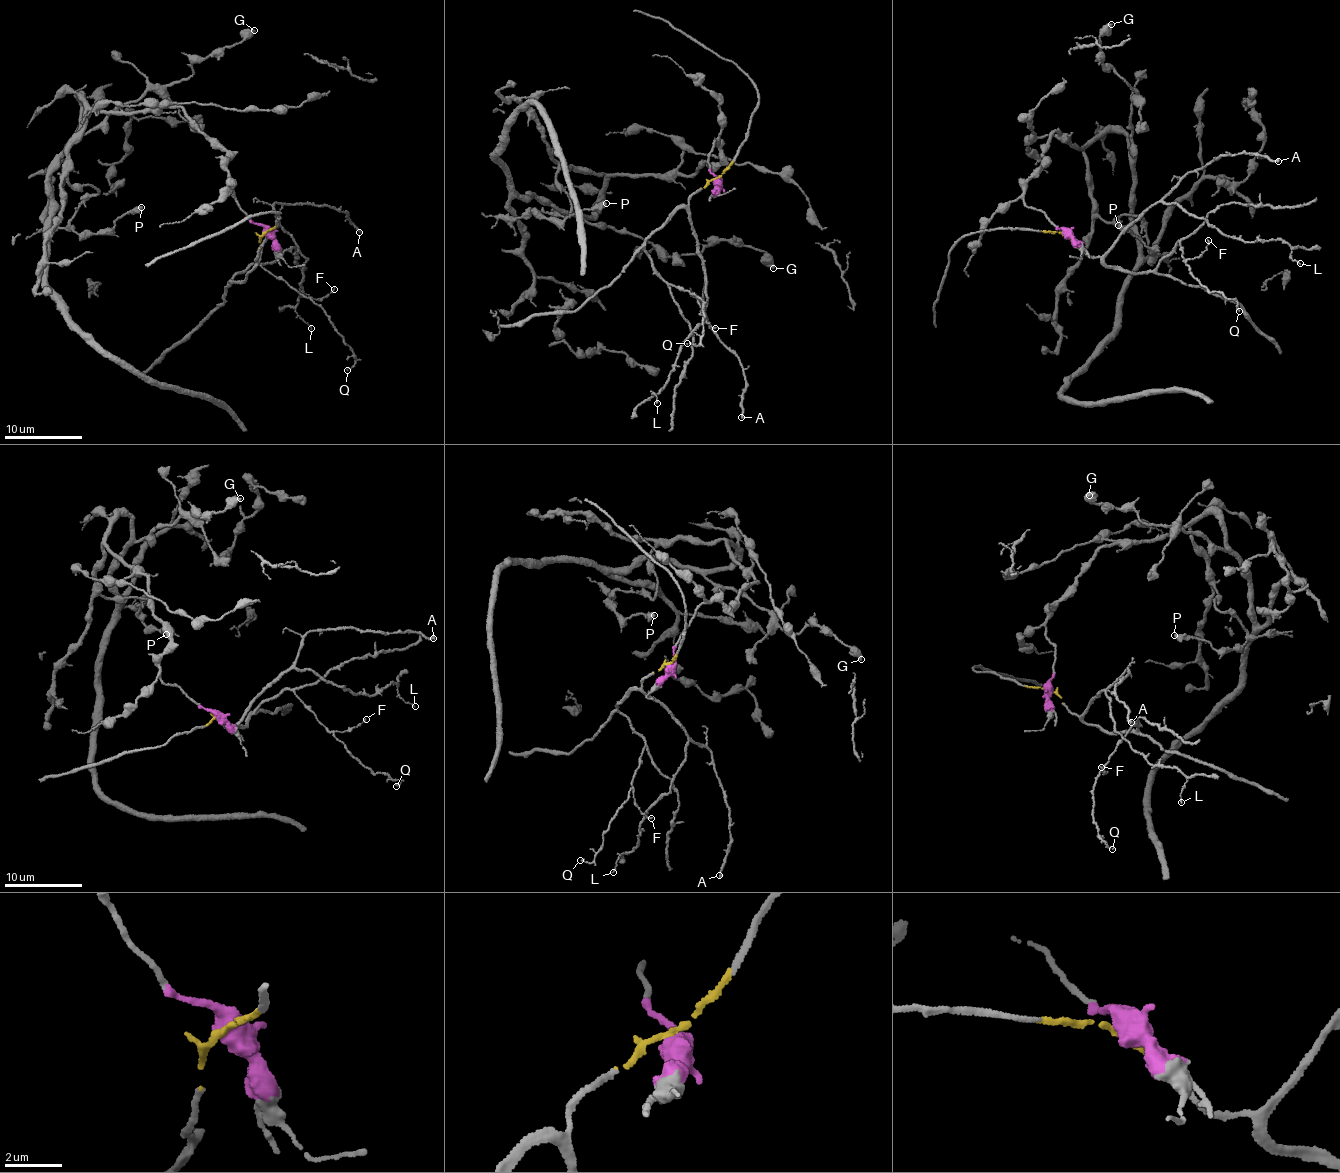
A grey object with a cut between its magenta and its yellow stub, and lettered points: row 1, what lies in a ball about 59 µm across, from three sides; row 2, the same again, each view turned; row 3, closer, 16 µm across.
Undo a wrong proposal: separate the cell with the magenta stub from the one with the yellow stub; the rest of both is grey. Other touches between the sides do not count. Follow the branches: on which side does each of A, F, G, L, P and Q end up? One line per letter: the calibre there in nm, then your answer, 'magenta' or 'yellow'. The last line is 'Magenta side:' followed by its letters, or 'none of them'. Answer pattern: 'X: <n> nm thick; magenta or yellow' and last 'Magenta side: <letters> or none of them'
A: 240 nm thick; yellow
F: 120 nm thick; yellow
G: 480 nm thick; magenta
L: 110 nm thick; yellow
P: 360 nm thick; magenta
Q: 120 nm thick; yellow
Magenta side: G, P

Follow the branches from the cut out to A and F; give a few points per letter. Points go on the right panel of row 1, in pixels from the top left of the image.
A: (1063, 235), (1073, 238), (1090, 256), (1101, 255), (1189, 172), (1230, 154), (1263, 154), (1278, 162)
F: (1063, 235), (1090, 256), (1133, 273), (1154, 269), (1177, 241), (1185, 259), (1202, 256), (1209, 239)

